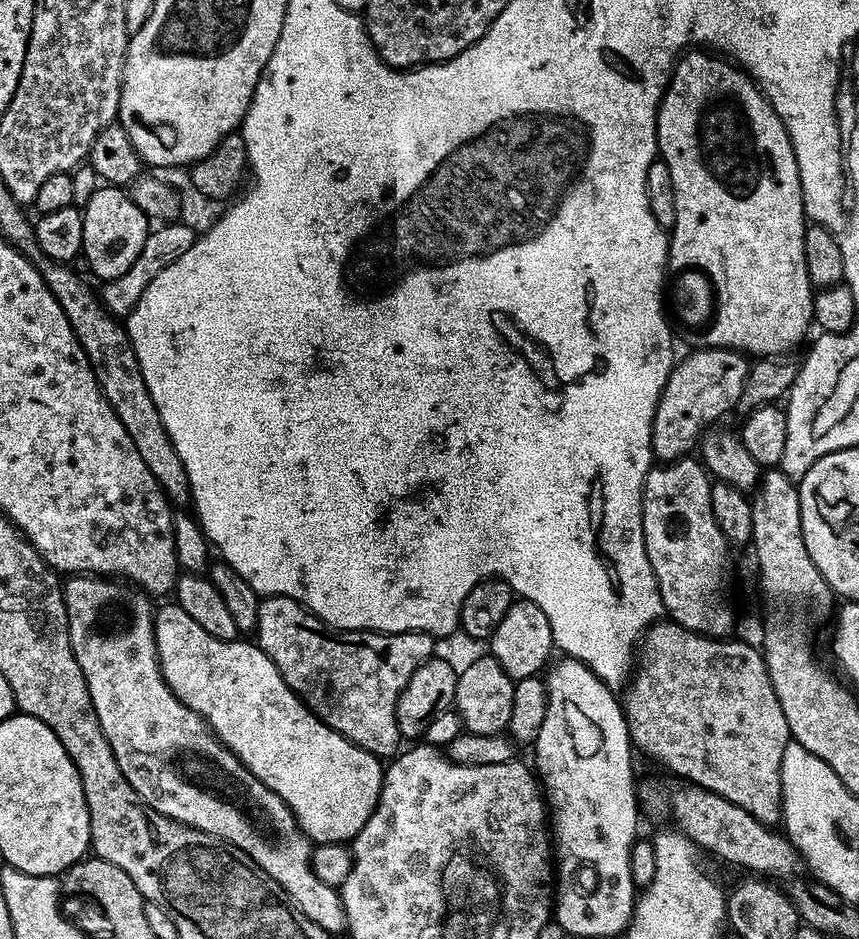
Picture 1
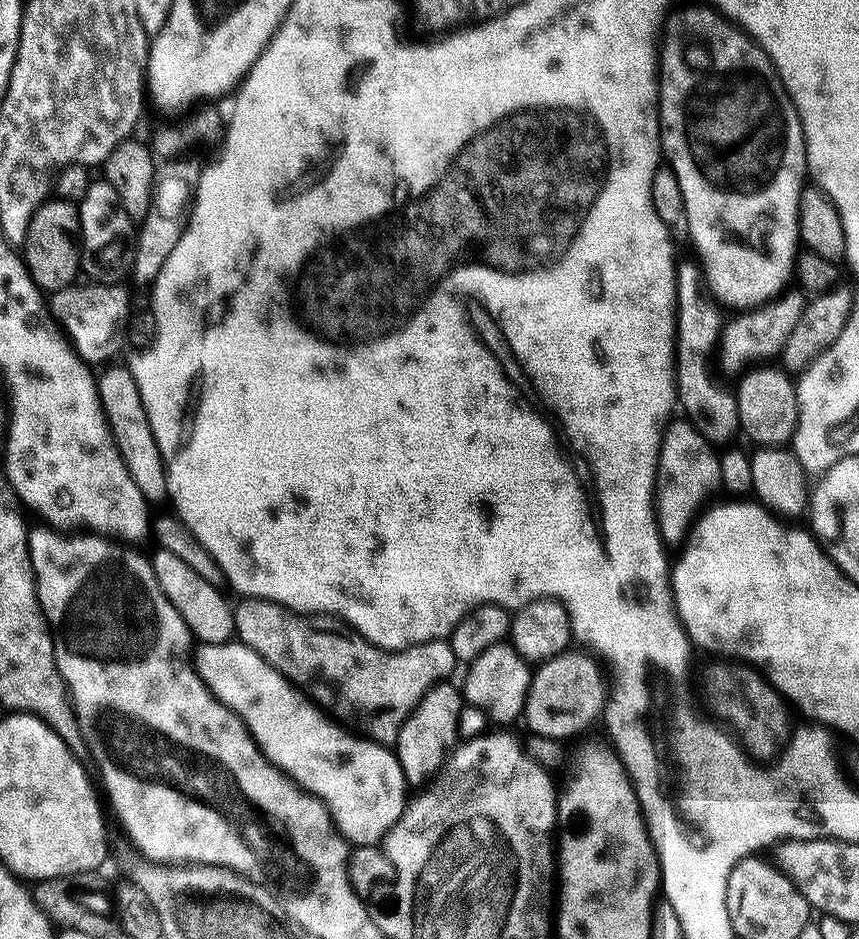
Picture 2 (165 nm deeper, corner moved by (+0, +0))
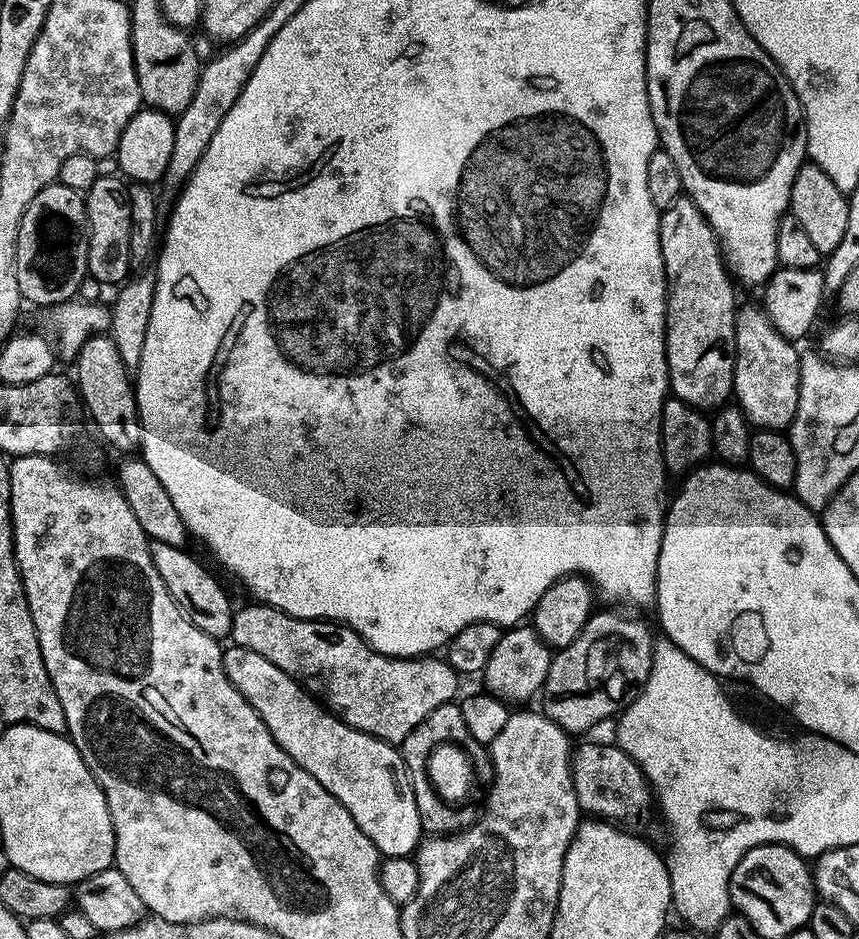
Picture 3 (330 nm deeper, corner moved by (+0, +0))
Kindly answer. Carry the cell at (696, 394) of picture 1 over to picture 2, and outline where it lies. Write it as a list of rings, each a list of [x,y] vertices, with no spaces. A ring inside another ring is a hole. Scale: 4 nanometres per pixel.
[[[785,291],[774,300],[761,304],[758,308],[741,311],[732,321],[725,323],[720,329],[718,354],[720,350],[720,368],[724,372],[740,374],[757,362],[764,362],[767,356],[779,357],[786,344],[790,332],[801,318],[806,303],[803,291]],[[755,360],[760,360],[756,361]],[[753,363],[753,364],[752,364]],[[748,364],[748,365],[747,365]]]

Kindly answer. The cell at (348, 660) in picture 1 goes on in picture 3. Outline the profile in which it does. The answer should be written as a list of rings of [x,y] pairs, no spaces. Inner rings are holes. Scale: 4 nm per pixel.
[[[251,603],[233,611],[231,643],[237,648],[262,654],[266,662],[274,662],[278,670],[290,674],[290,678],[294,678],[307,692],[311,692],[332,715],[354,730],[362,730],[390,745],[400,746],[414,730],[414,726],[434,714],[438,706],[453,703],[457,699],[456,691],[460,688],[461,677],[448,665],[447,659],[435,660],[437,657],[432,654],[419,658],[384,656],[375,652],[353,628],[347,628],[345,624],[331,620],[294,618],[269,604]]]

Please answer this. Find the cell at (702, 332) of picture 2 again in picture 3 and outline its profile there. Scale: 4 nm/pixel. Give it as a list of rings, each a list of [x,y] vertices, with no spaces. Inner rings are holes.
[[[681,198],[660,214],[660,249],[664,259],[664,279],[668,286],[668,311],[664,330],[664,349],[668,359],[668,387],[677,400],[701,410],[719,409],[733,395],[732,379],[736,369],[736,292],[720,244],[708,219],[690,198]]]

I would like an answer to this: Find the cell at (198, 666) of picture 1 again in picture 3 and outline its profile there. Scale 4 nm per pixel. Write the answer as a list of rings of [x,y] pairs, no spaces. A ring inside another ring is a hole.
[[[225,647],[224,669],[230,682],[258,710],[274,742],[350,810],[381,857],[411,857],[415,853],[422,843],[420,815],[404,757],[393,745],[344,724],[290,674],[278,670],[274,662],[266,662],[254,650]]]

